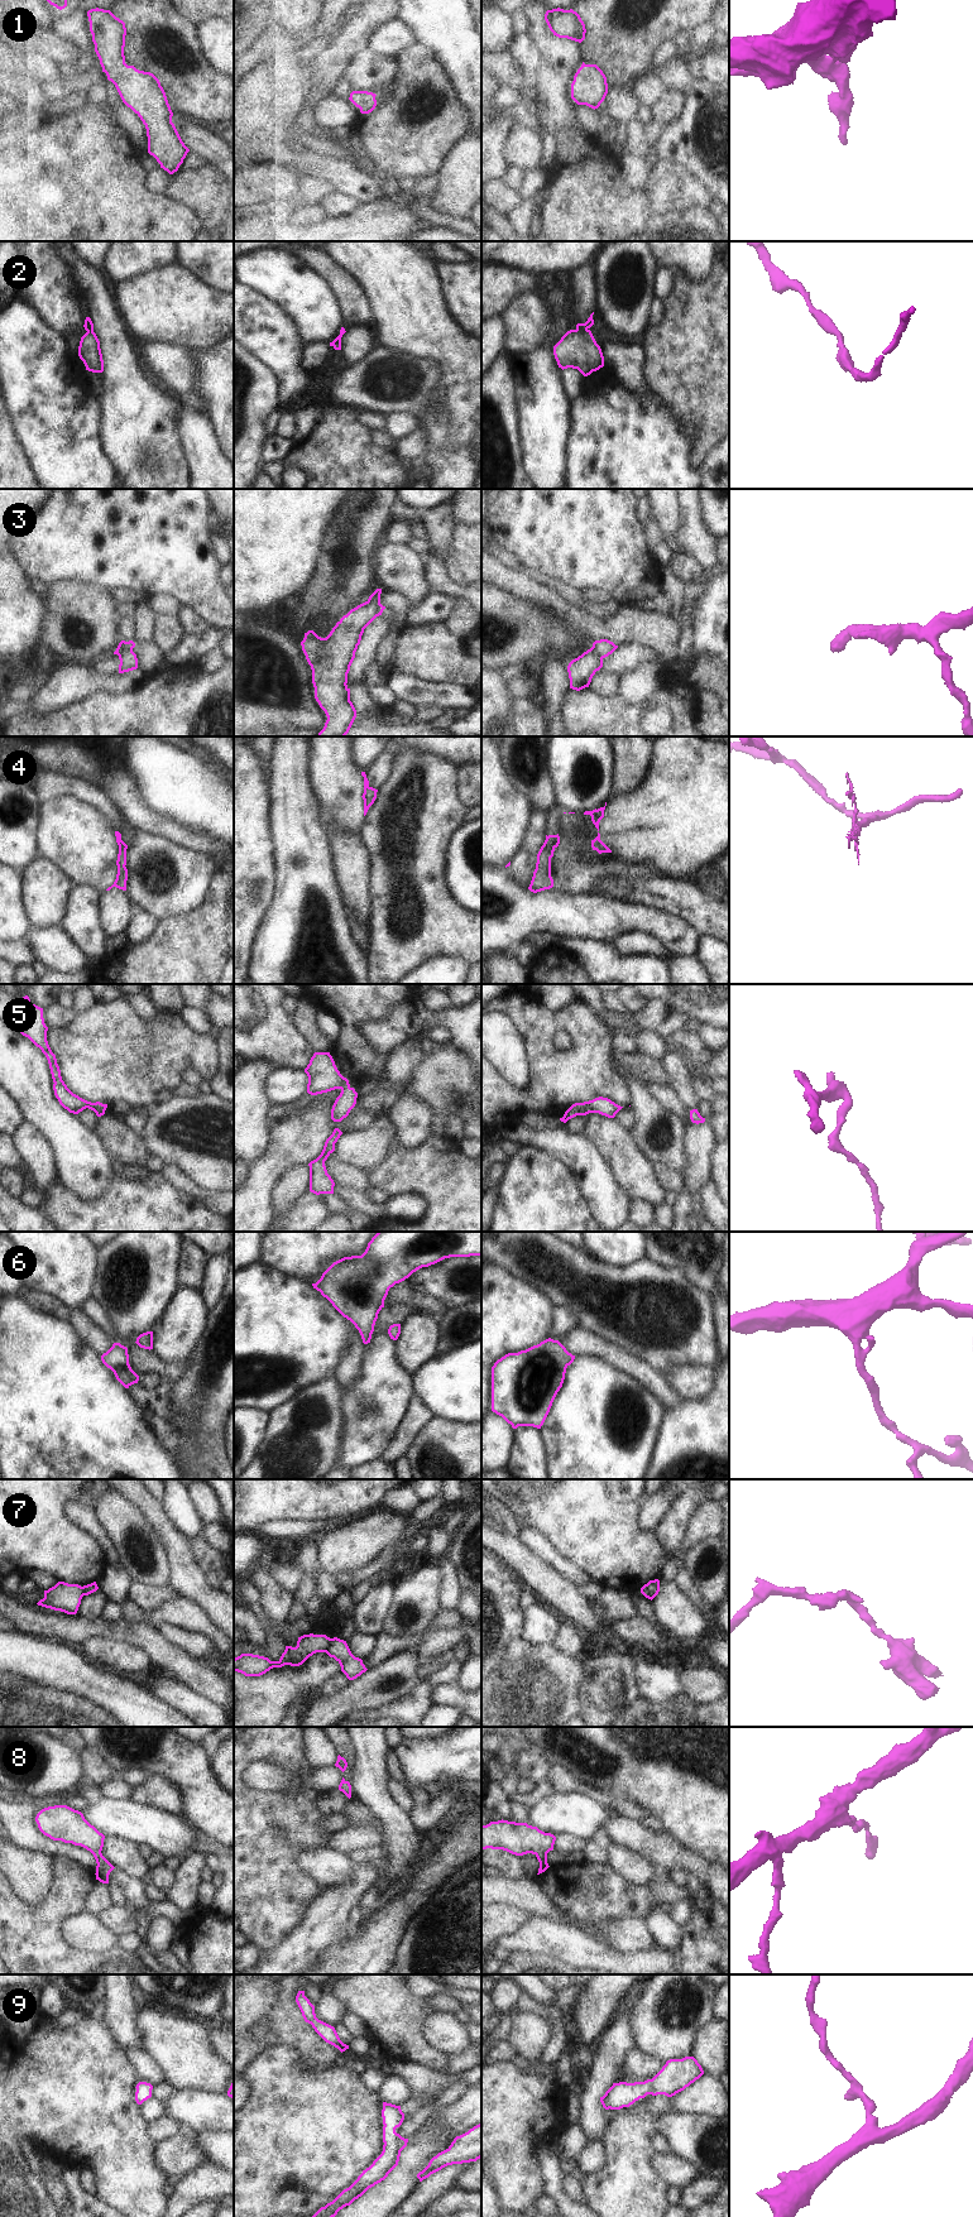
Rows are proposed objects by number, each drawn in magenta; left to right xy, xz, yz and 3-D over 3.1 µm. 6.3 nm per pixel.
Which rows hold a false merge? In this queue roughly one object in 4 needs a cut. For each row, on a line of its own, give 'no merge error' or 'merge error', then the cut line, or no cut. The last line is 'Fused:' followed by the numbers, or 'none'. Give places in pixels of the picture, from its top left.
1: no merge error; cut none
2: no merge error; cut none
3: merge error; cut xz (368, 600), (377, 605), (380, 614)
4: no merge error; cut none
5: no merge error; cut none
6: no merge error; cut none
7: merge error; cut xz (331, 1639), (325, 1651)
8: no merge error; cut none
9: no merge error; cut none
Fused: 3, 7

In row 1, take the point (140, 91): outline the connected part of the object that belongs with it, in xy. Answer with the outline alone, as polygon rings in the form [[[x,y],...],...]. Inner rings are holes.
[[[110,10],[87,11],[95,52],[102,72],[111,81],[123,102],[143,121],[148,136],[148,153],[160,168],[173,174],[183,163],[190,149],[182,141],[174,124],[173,112],[159,80],[150,72],[125,63],[125,23]]]

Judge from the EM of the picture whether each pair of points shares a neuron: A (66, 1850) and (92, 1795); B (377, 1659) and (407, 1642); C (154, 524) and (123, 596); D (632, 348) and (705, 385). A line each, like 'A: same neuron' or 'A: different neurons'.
A: different neurons
B: same neuron
C: different neurons
D: different neurons

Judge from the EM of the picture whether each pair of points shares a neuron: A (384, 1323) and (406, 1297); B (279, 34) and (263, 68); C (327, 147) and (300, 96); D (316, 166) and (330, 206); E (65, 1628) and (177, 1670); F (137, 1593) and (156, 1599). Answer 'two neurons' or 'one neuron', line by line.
A: two neurons
B: two neurons
C: two neurons
D: two neurons
E: one neuron
F: one neuron

